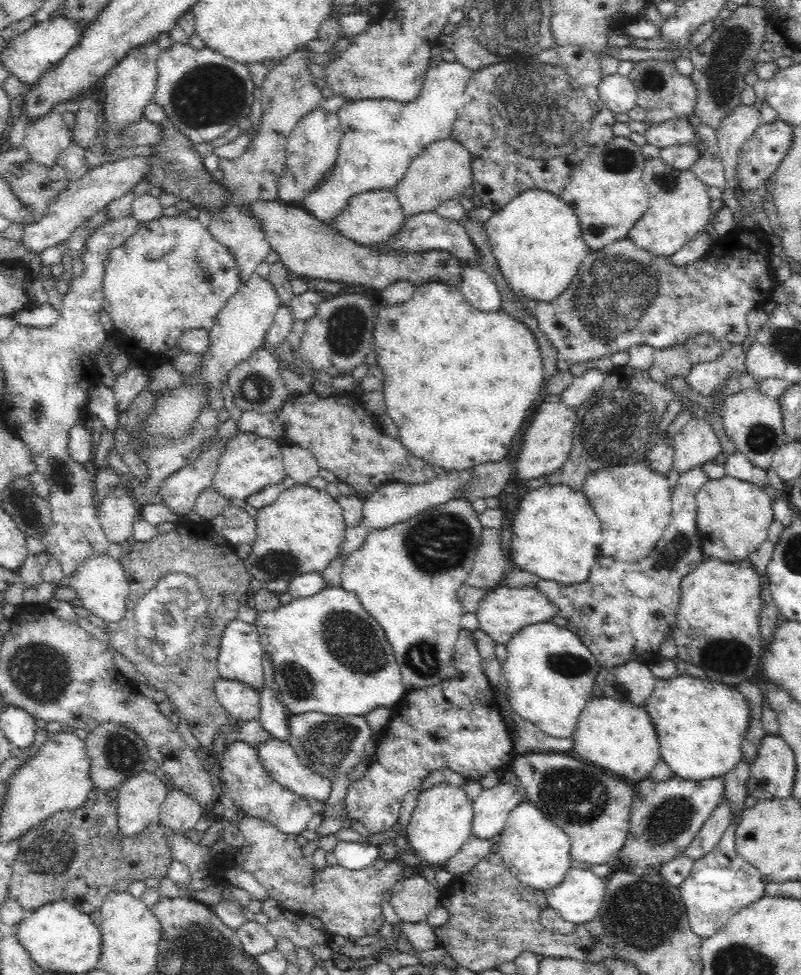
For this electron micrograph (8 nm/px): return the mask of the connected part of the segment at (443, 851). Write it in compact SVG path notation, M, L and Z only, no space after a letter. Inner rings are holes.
M439 783L423 790L418 797L410 822L406 825L406 842L424 863L444 866L473 834L473 801L462 787Z

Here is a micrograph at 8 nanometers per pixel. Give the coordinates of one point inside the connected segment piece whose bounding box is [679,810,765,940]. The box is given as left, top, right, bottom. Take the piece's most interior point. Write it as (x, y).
(712, 894)

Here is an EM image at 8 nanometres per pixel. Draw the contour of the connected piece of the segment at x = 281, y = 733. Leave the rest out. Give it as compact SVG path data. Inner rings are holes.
M264 685L260 690L259 703L259 719L264 730L272 734L274 739L287 741L290 738L290 728L287 725L289 713L278 694L272 692L270 686Z

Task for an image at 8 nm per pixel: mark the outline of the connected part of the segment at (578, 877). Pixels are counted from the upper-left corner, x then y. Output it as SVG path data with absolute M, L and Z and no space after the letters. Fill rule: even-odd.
M570 867L570 870L568 870L559 885L546 889L543 893L545 894L548 906L553 908L562 920L576 926L588 924L598 914L602 906L606 892L604 880L606 878L598 878L590 870L580 870L579 868Z

